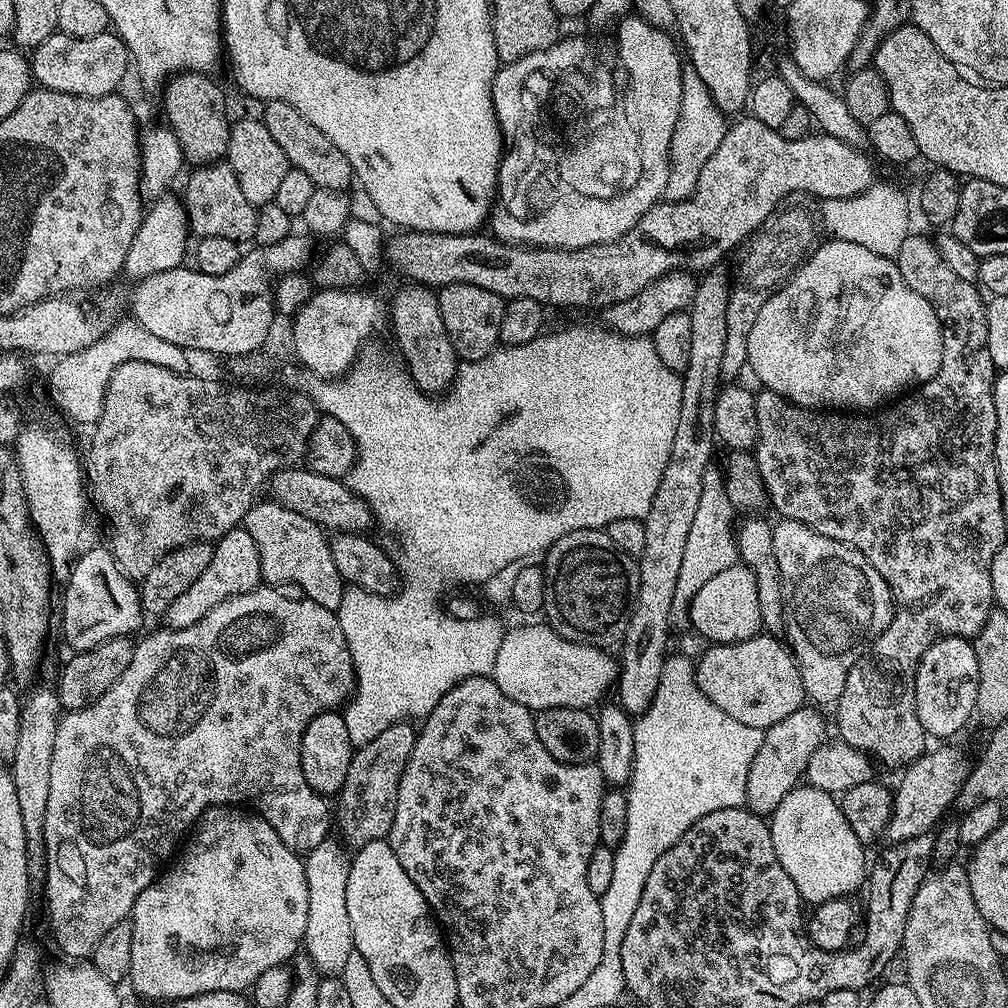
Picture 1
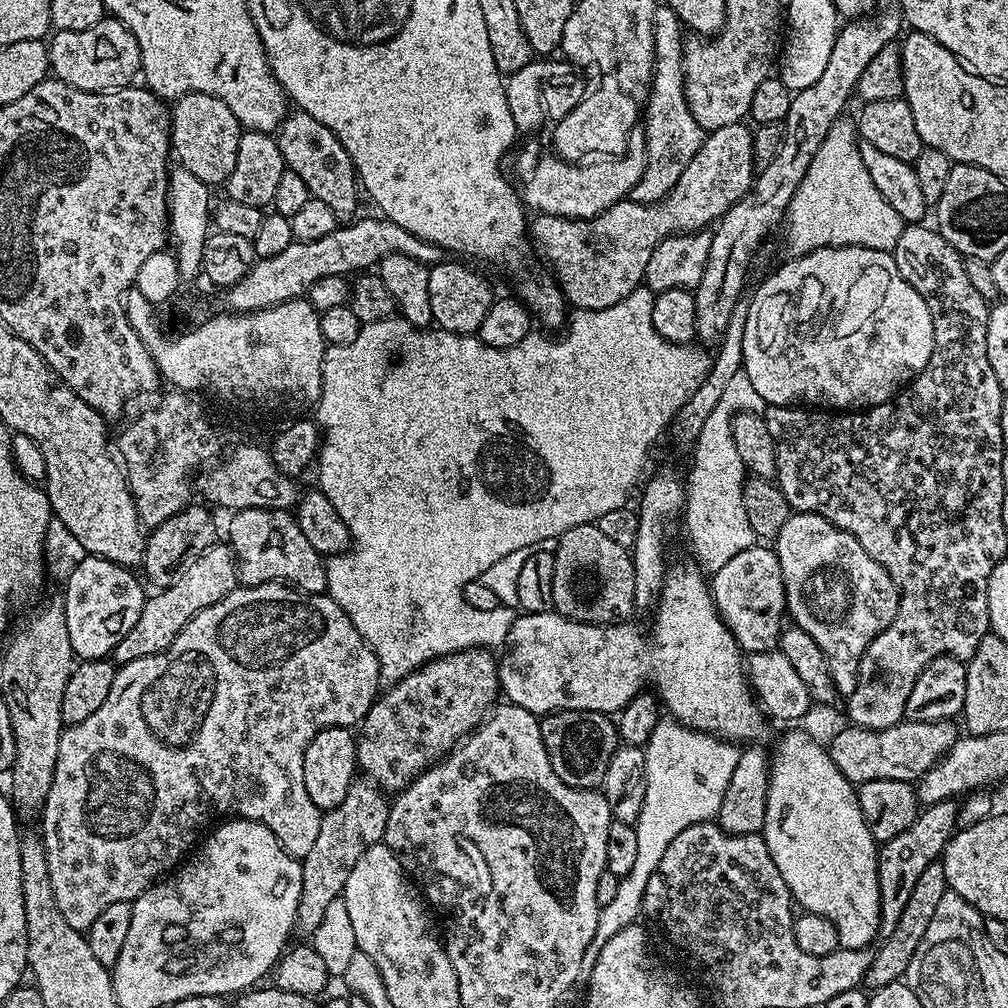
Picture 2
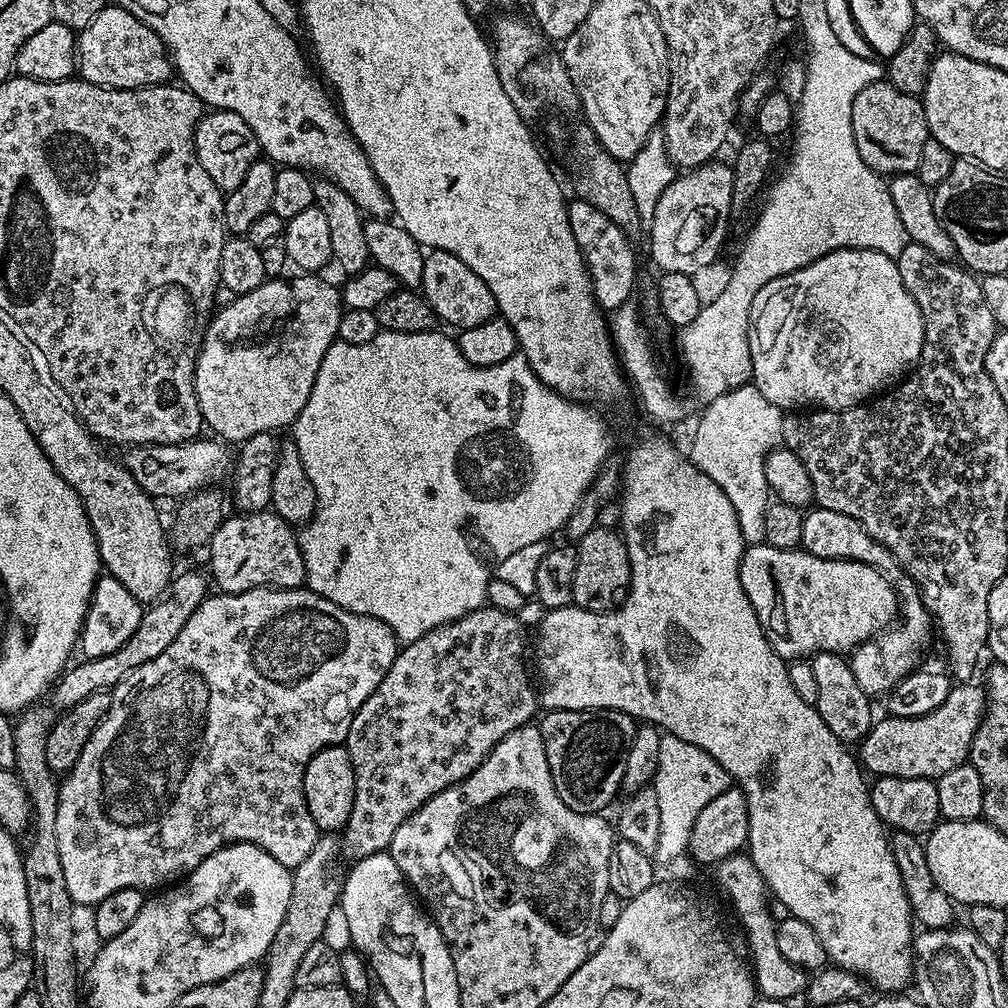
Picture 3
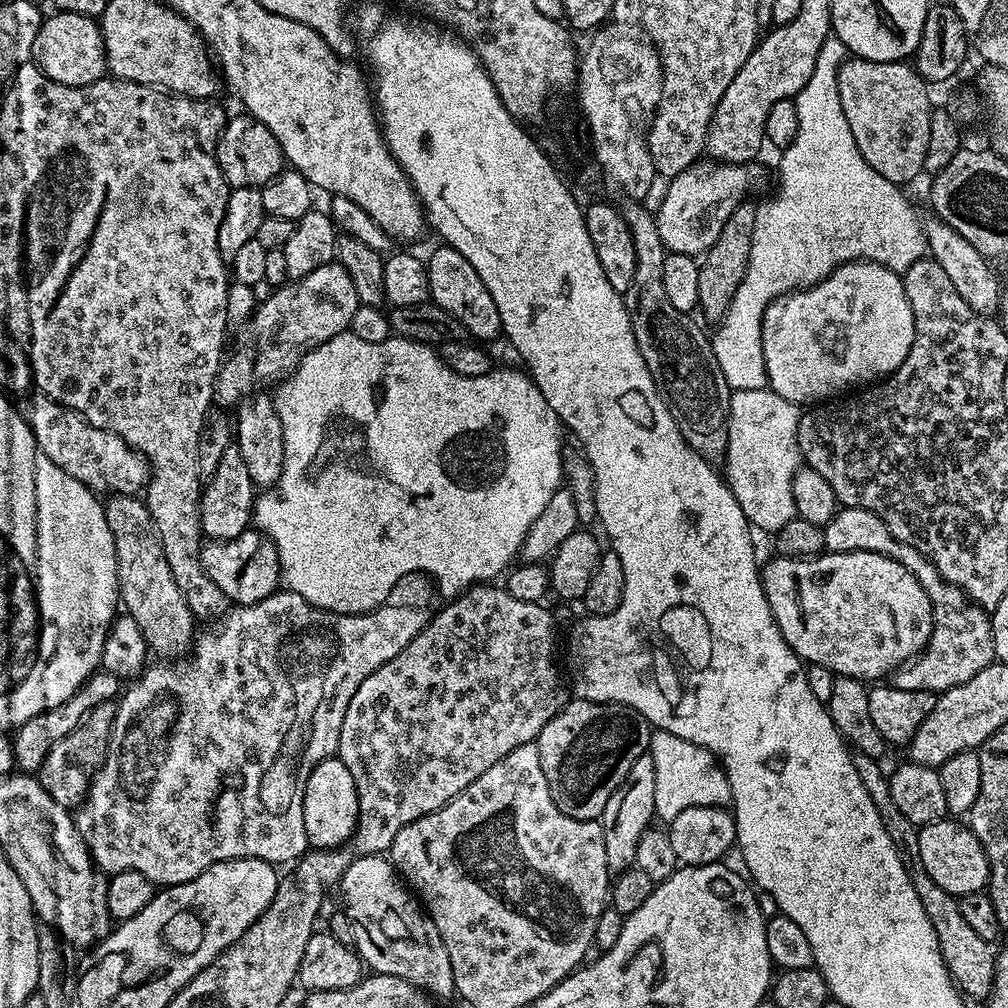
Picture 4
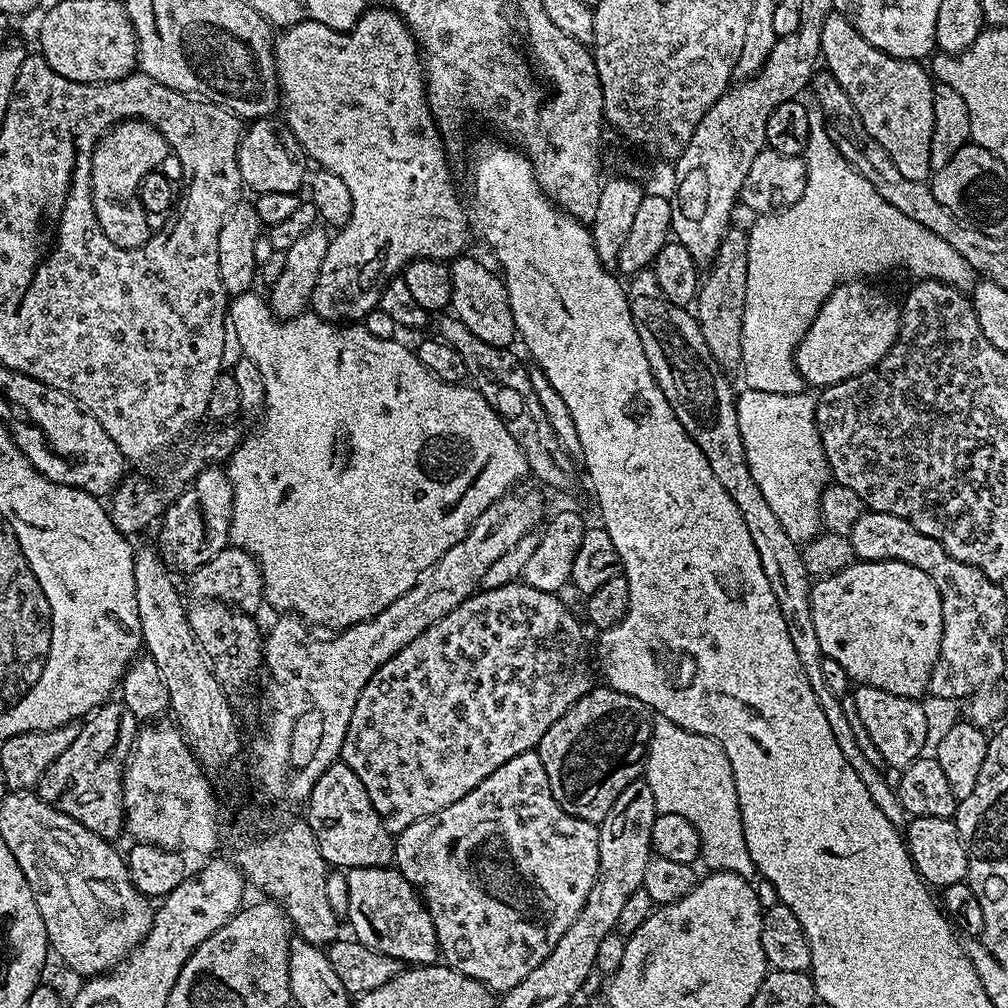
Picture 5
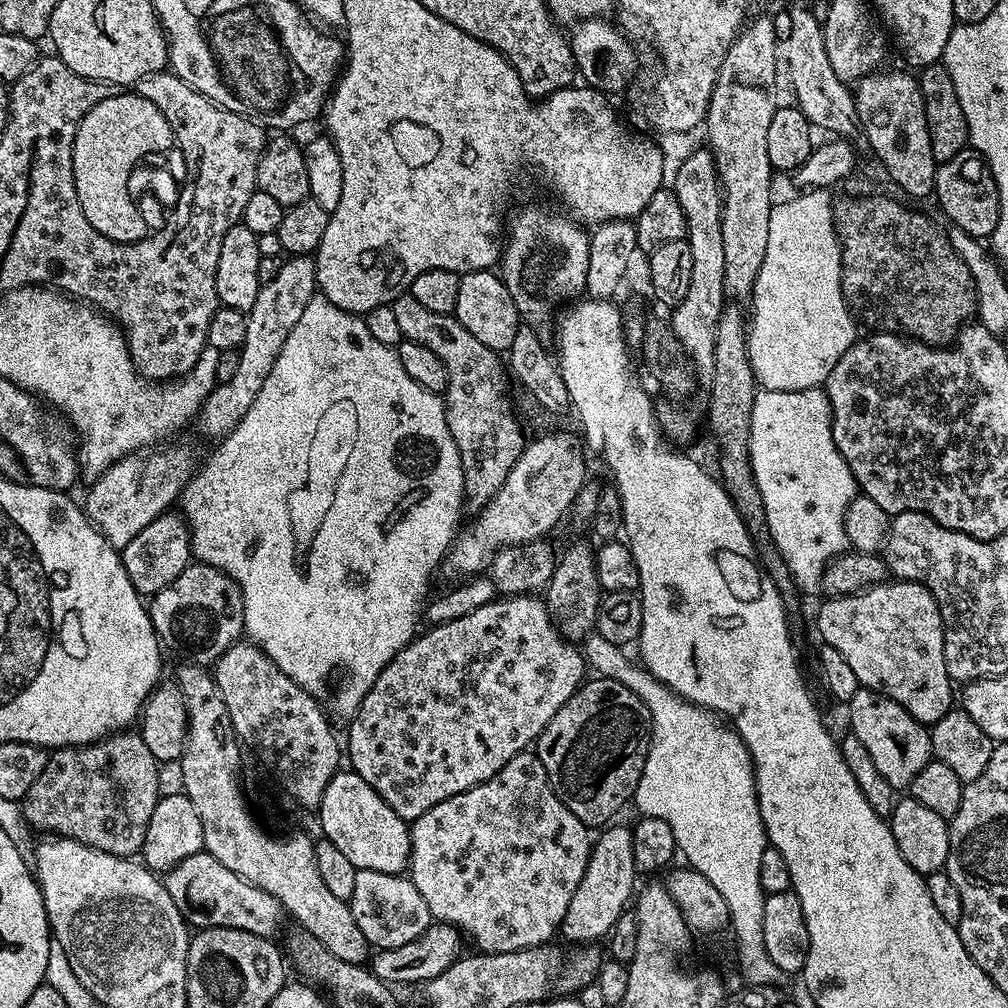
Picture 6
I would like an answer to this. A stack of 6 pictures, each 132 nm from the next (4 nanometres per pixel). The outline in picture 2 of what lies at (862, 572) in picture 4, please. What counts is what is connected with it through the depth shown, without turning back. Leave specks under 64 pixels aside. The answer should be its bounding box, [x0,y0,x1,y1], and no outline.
[710,546,786,653]

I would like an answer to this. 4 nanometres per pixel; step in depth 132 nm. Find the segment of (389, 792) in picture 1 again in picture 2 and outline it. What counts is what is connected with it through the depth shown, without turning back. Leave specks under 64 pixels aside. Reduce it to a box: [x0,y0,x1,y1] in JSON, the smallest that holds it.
[295,780,391,938]

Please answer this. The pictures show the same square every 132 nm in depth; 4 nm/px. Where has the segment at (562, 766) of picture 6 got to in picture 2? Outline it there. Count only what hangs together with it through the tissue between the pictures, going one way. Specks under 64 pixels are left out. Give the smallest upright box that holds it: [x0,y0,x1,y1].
[540,710,622,790]

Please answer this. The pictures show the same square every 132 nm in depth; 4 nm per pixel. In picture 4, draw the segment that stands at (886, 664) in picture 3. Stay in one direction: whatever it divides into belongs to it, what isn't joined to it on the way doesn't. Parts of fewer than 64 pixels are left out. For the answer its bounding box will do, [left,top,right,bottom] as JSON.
[823,507,996,694]

